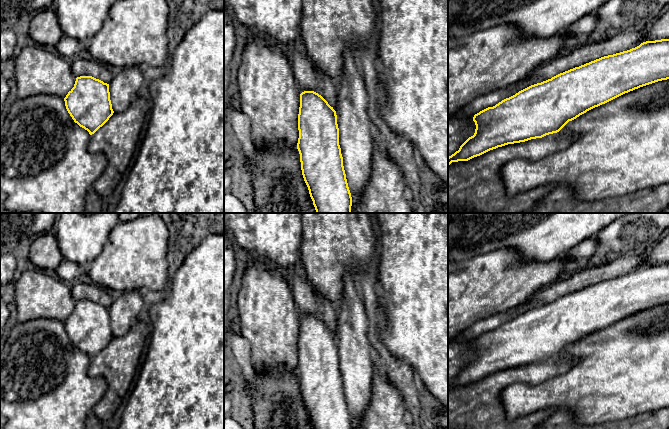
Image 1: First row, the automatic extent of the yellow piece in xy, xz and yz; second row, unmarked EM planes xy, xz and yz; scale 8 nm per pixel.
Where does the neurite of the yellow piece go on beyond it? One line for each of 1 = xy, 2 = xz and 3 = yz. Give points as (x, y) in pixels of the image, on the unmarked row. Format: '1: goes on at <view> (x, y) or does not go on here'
1: does not go on here
2: does not go on here
3: does not go on here

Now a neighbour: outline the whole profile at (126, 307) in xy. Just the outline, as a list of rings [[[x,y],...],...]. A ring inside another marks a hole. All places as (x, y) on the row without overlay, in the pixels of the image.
[[[138,290],[115,294],[109,307],[110,324],[114,337],[125,335],[138,321],[144,309],[146,309],[146,303]]]

